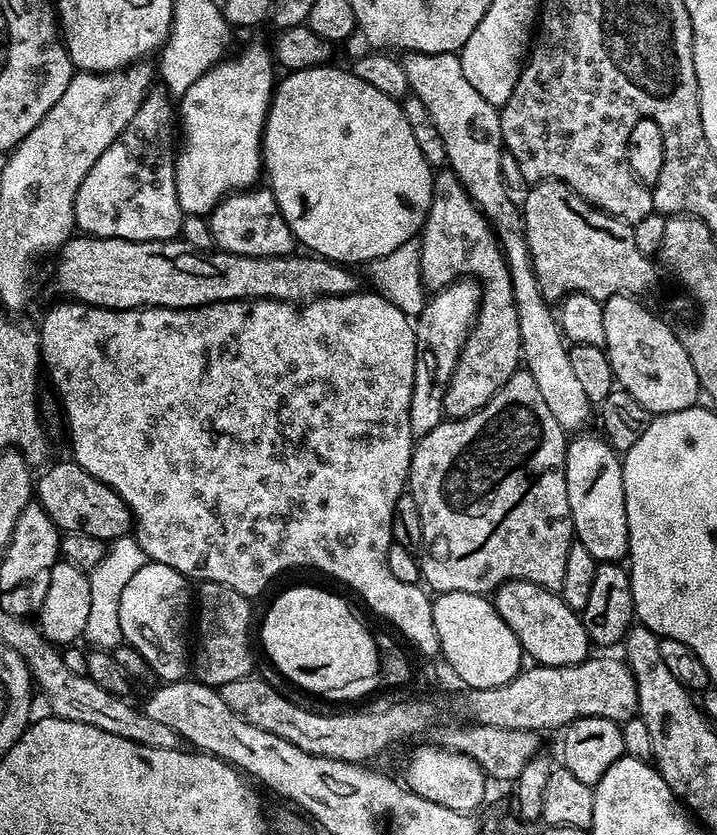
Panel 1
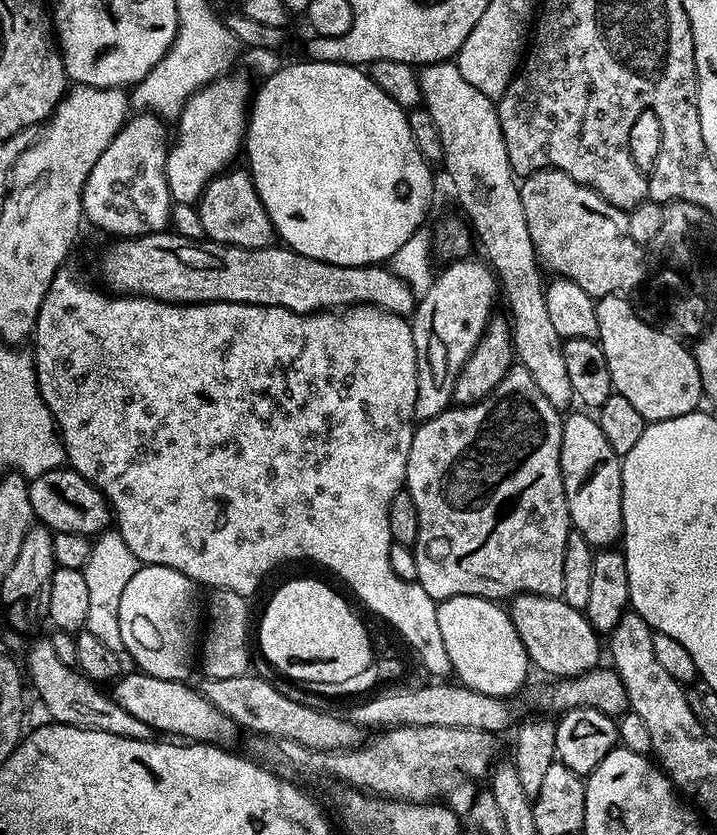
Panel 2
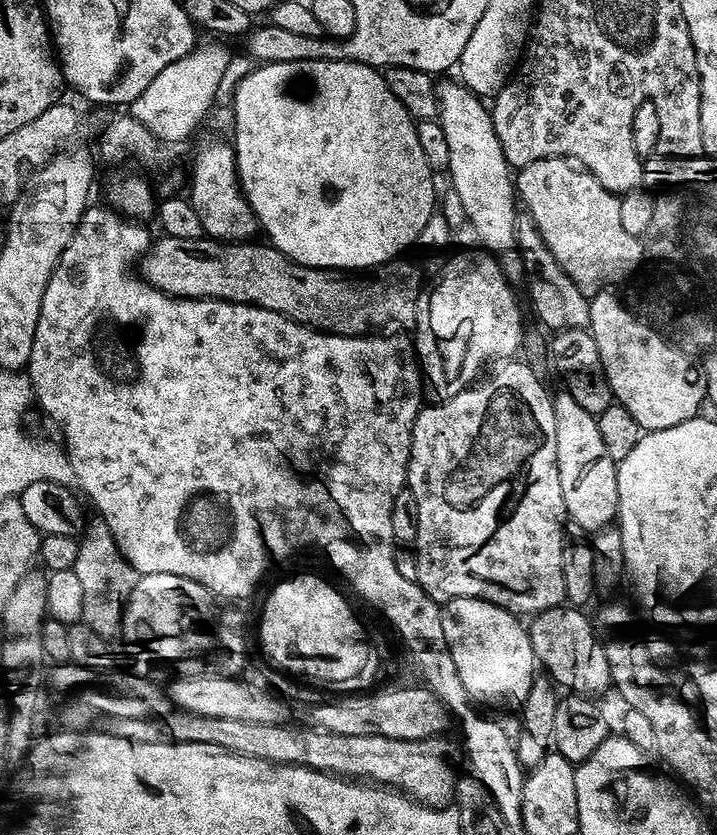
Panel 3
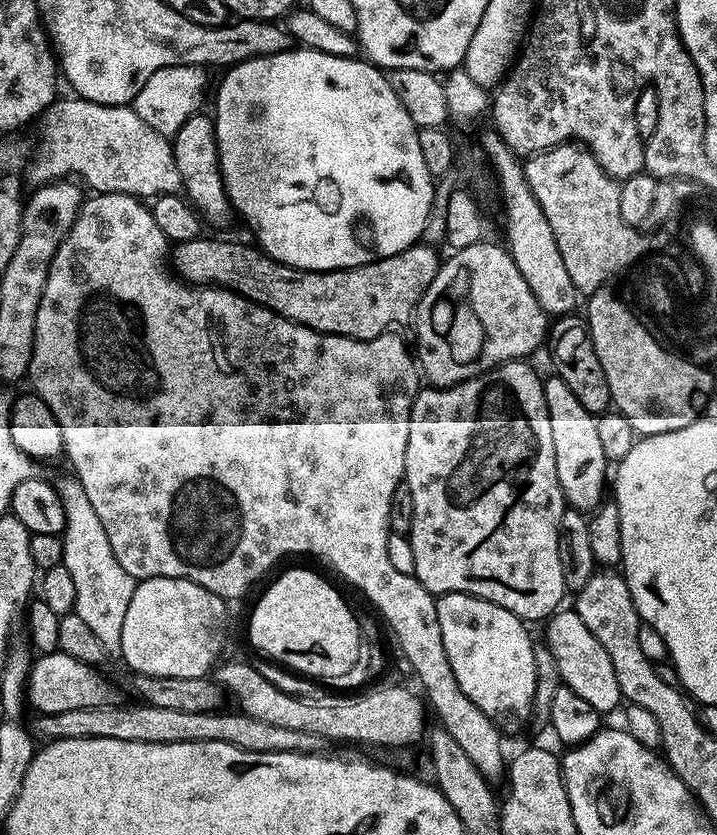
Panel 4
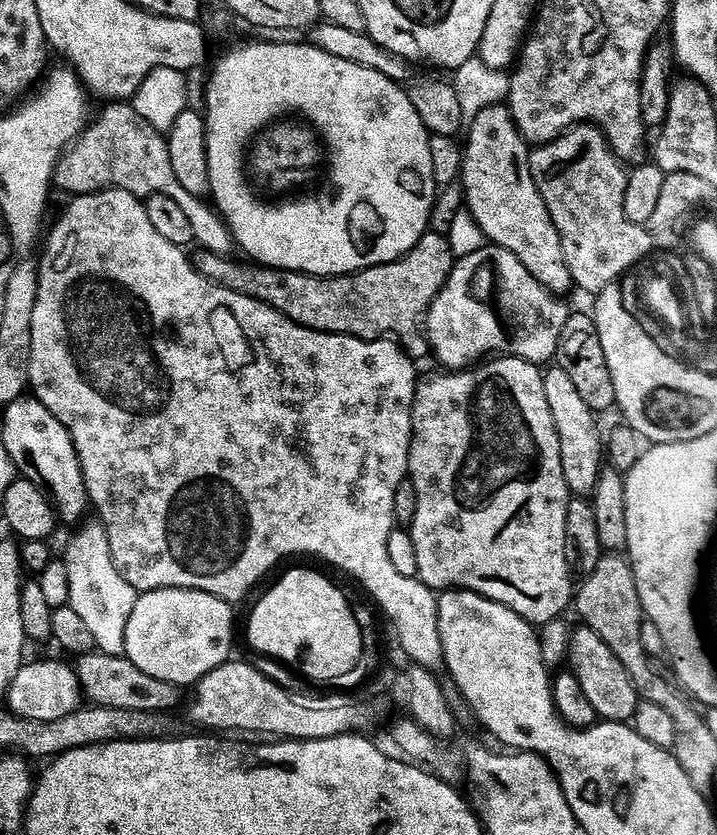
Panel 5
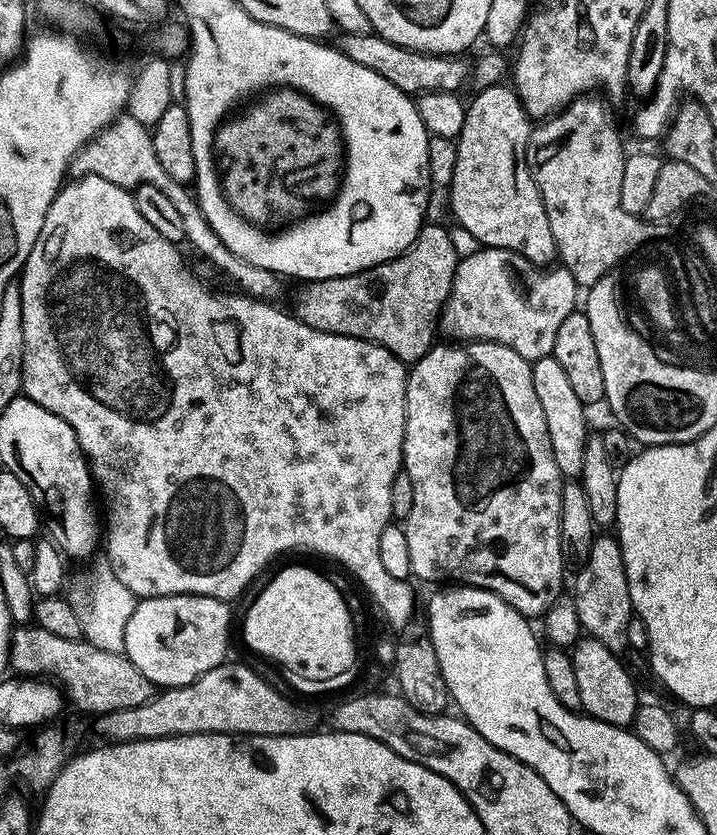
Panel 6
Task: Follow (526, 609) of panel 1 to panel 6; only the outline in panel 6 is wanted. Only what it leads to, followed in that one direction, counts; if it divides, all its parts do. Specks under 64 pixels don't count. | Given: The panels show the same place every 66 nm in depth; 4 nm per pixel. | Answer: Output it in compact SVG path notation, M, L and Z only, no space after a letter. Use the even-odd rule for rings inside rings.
M584 638L571 649L574 678L578 678L578 694L580 695L580 708L587 715L596 720L617 726L631 725L636 717L638 699L636 688L628 677L626 669L620 665L621 657L612 652L602 642L591 638Z

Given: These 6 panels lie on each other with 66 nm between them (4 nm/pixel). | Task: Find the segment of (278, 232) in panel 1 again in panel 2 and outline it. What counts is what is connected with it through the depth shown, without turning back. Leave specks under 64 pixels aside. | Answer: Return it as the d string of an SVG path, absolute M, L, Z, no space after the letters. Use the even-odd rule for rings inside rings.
M229 167L211 180L198 201L198 215L202 217L202 230L205 237L213 244L242 246L250 250L271 248L277 243L276 228L258 198L258 190L252 181L252 174L247 167Z

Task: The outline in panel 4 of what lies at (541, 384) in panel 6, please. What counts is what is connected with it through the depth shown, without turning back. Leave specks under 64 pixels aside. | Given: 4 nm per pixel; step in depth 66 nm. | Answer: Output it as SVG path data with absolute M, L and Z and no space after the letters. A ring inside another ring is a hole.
M558 375L544 380L544 397L550 414L550 431L554 433L554 458L558 466L558 482L564 491L564 499L577 512L591 513L600 507L604 496L604 475L609 475L610 462L602 454L602 441L598 439L596 416L588 412L574 398L570 386Z

